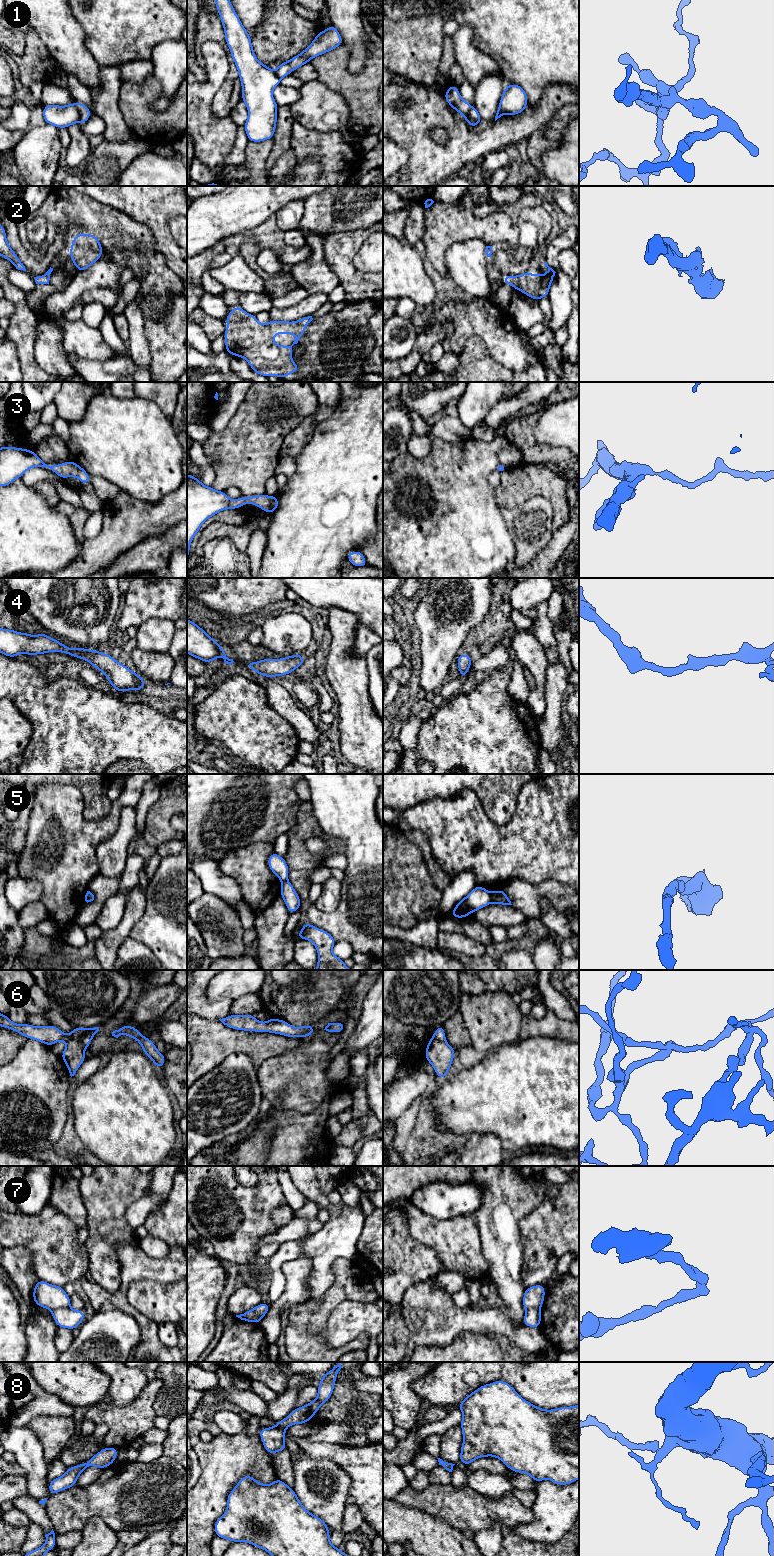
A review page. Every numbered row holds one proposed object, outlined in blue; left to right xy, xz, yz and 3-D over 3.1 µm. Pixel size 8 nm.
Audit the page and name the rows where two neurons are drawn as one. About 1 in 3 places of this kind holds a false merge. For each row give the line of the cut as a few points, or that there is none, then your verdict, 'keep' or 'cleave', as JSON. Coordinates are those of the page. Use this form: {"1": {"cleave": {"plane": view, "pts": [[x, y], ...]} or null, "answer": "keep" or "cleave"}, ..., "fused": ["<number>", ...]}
{"1": {"cleave": {"plane": "xy", "pts": [[74, 103], [79, 112], [80, 122]]}, "answer": "cleave"}, "2": {"cleave": null, "answer": "keep"}, "3": {"cleave": null, "answer": "keep"}, "4": {"cleave": null, "answer": "keep"}, "5": {"cleave": {"plane": "yz", "pts": [[490, 893], [491, 901]]}, "answer": "cleave"}, "6": {"cleave": {"plane": "xy", "pts": [[66, 1041], [77, 1039], [85, 1047]]}, "answer": "cleave"}, "7": {"cleave": {"plane": "xy", "pts": [[69, 1307], [59, 1307], [52, 1311]]}, "answer": "cleave"}, "8": {"cleave": null, "answer": "keep"}, "fused": ["1", "5", "6", "7"]}

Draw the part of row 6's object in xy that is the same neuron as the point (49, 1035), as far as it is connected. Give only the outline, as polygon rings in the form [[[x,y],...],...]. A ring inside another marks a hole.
[[[1,1013],[0,1026],[24,1035],[27,1039],[37,1040],[50,1047],[61,1040],[67,1042],[69,1039],[77,1039],[85,1048],[88,1048],[92,1038],[99,1031],[99,1027],[90,1029],[74,1027],[71,1034],[67,1035],[53,1025],[37,1027],[26,1023],[21,1025],[16,1024],[7,1015]]]

